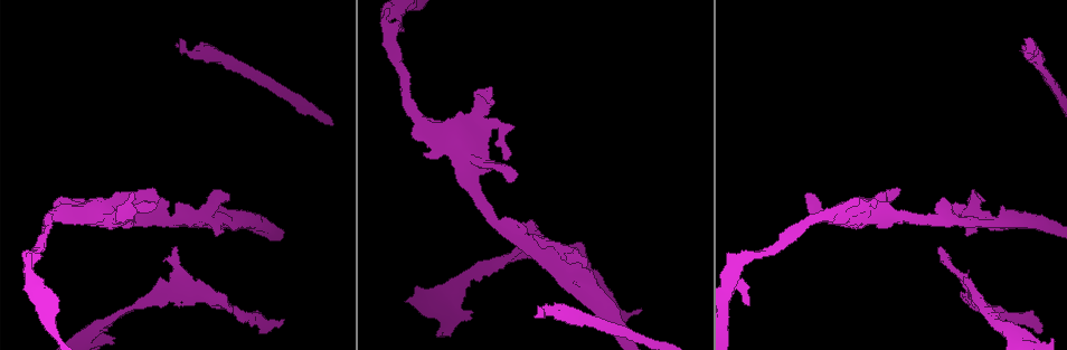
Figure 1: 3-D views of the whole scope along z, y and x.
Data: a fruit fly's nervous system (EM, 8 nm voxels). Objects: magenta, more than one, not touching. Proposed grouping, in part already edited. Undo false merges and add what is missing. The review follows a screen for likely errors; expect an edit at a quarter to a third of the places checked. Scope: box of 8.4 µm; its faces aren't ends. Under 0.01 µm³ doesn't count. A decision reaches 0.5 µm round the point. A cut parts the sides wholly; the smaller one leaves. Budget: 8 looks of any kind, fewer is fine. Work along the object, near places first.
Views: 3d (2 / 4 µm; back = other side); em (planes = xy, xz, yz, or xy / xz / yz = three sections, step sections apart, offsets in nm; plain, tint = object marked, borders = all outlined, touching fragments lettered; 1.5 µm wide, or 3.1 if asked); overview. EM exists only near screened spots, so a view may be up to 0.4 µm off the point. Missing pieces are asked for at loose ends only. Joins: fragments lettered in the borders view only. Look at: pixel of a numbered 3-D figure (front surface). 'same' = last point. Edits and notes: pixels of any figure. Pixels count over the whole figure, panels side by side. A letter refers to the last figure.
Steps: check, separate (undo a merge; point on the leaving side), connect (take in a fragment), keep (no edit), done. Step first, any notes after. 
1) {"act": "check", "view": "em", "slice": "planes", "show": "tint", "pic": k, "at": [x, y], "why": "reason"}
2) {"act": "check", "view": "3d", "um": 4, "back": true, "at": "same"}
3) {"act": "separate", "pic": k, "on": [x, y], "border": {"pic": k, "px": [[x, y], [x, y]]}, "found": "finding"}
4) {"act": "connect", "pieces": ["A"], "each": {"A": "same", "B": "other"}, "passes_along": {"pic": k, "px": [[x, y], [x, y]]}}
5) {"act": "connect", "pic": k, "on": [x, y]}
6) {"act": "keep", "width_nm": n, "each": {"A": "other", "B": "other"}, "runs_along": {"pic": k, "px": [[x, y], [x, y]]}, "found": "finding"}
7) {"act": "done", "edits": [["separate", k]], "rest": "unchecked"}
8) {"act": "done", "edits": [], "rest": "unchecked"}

{"act": "check", "view": "em", "slice": "planes", "show": "plain", "pic": 1, "at": [401, 29], "why": "an open end"}

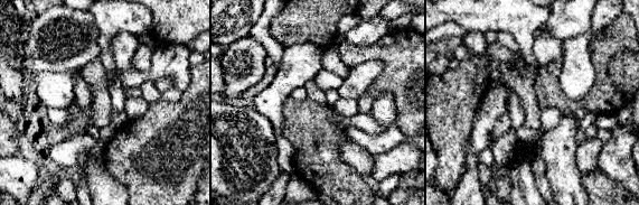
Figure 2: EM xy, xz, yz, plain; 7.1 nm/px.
{"act": "check", "view": "em", "slice": "planes", "show": "borders", "at": "same"}

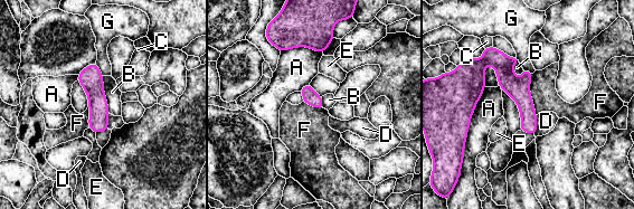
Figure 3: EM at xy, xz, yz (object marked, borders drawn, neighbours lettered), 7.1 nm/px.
{"act": "keep", "each": {"A": "other", "B": "other", "C": "other", "D": "other", "E": "other", "F": "other", "G": "other"}, "runs_along": {"pic": 3, "px": [[462, 97], [493, 62], [533, 130]]}, "found": "no lettered fragment goes on from it"}

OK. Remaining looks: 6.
{"act": "check", "view": "3d", "um": 4, "pic": 1, "at": [138, 220], "why": "arms part here"}

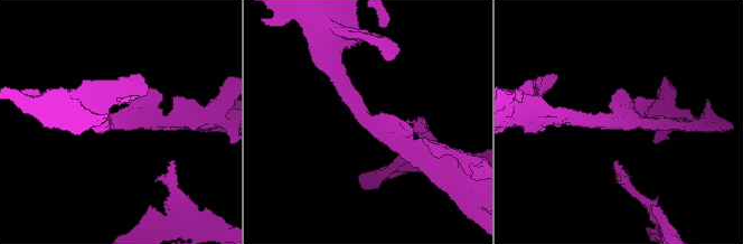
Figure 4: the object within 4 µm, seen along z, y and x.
{"act": "check", "view": "em", "slice": "planes", "show": "borders", "pic": 4, "at": [367, 120], "why": "need the tissue"}

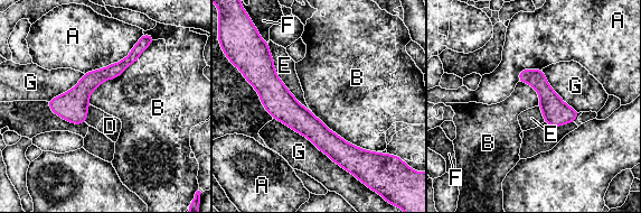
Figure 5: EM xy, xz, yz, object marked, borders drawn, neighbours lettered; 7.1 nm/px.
{"act": "keep", "each": {"A": "other", "B": "other", "D": "other", "E": "other", "F": "other", "G": "other"}, "found": "one cell here"}

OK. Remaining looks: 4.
{"act": "check", "view": "3d", "um": 4, "back": true, "pic": 1, "at": [228, 198], "why": "branch stops here"}

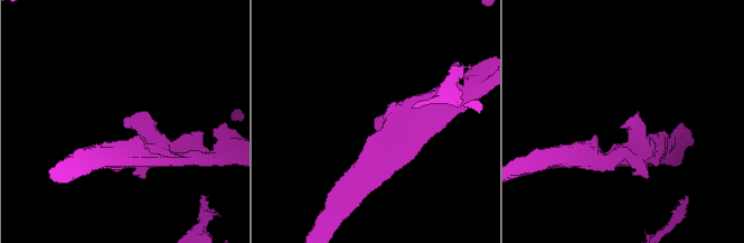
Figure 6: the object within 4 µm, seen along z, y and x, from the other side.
{"act": "check", "view": "em", "slice": "yz", "step": 4, "show": "borders", "pic": 6, "at": [621, 126]}

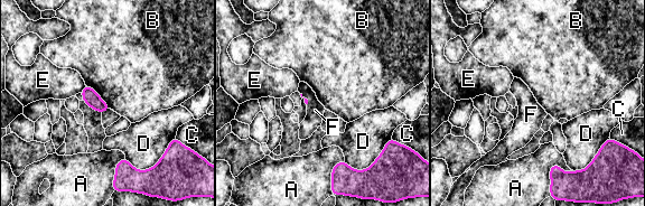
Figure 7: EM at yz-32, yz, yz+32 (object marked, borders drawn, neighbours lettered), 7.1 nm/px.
{"act": "check", "view": "em", "slice": "xy", "step": 8, "show": "borders", "at": "same", "why": "cut it another way"}

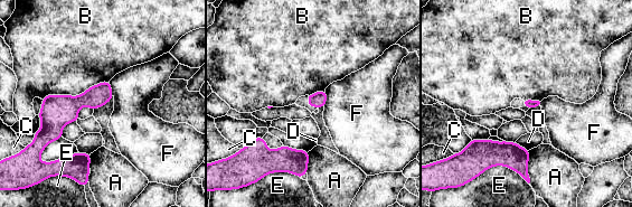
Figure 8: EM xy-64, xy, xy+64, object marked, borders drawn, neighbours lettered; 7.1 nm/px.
{"act": "keep", "each": {"A": "other", "B": "other", "C": "other", "D": "other", "E": "other", "F": "other"}, "border": {"pic": 8, "px": [[109, 81], [77, 95], [43, 100]]}, "found": "no lettered fragment goes on from it"}

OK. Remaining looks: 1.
{"act": "done", "edits": [], "rest": "unchecked"}

